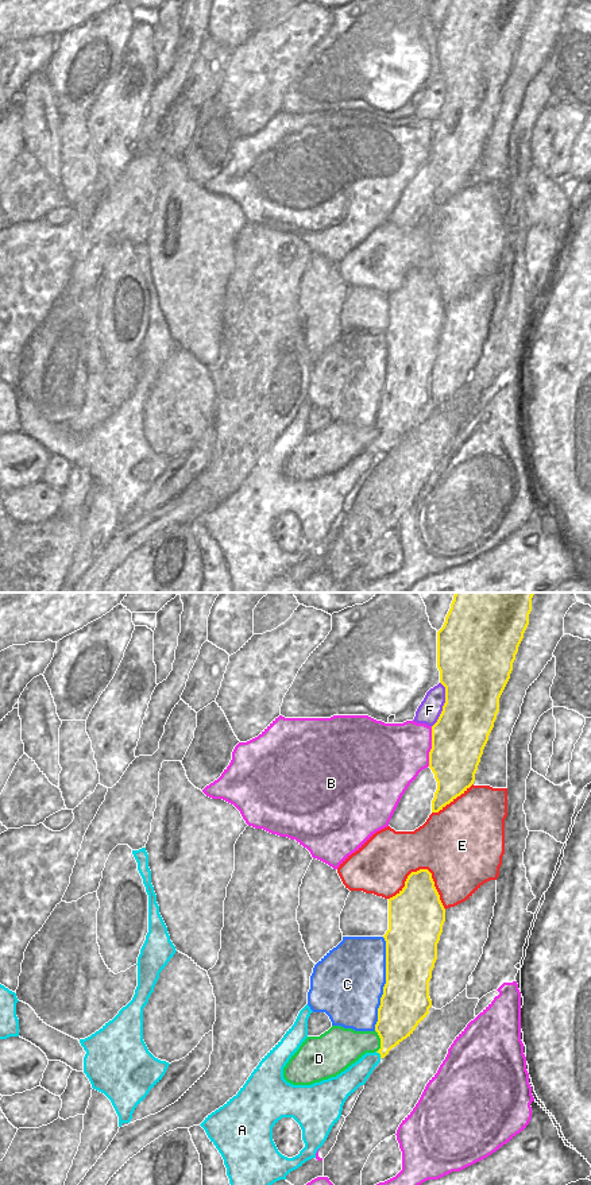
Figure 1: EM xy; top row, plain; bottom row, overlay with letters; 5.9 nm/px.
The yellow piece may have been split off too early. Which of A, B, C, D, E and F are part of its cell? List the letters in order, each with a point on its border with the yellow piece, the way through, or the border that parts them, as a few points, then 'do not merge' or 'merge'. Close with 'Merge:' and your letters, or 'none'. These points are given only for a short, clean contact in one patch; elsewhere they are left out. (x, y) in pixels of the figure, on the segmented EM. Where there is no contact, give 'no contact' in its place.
A: xy (379, 1053) | do not merge
B: xy (432, 747) | do not merge
C: xy (385, 984) | do not merge
D: xy (381, 1041) | do not merge
E: xy (425, 869) | do not merge
F: xy (444, 705) | do not merge
Merge: none

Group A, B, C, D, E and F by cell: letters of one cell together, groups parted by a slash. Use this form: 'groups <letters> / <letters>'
groups A / B / C / D / E / F

